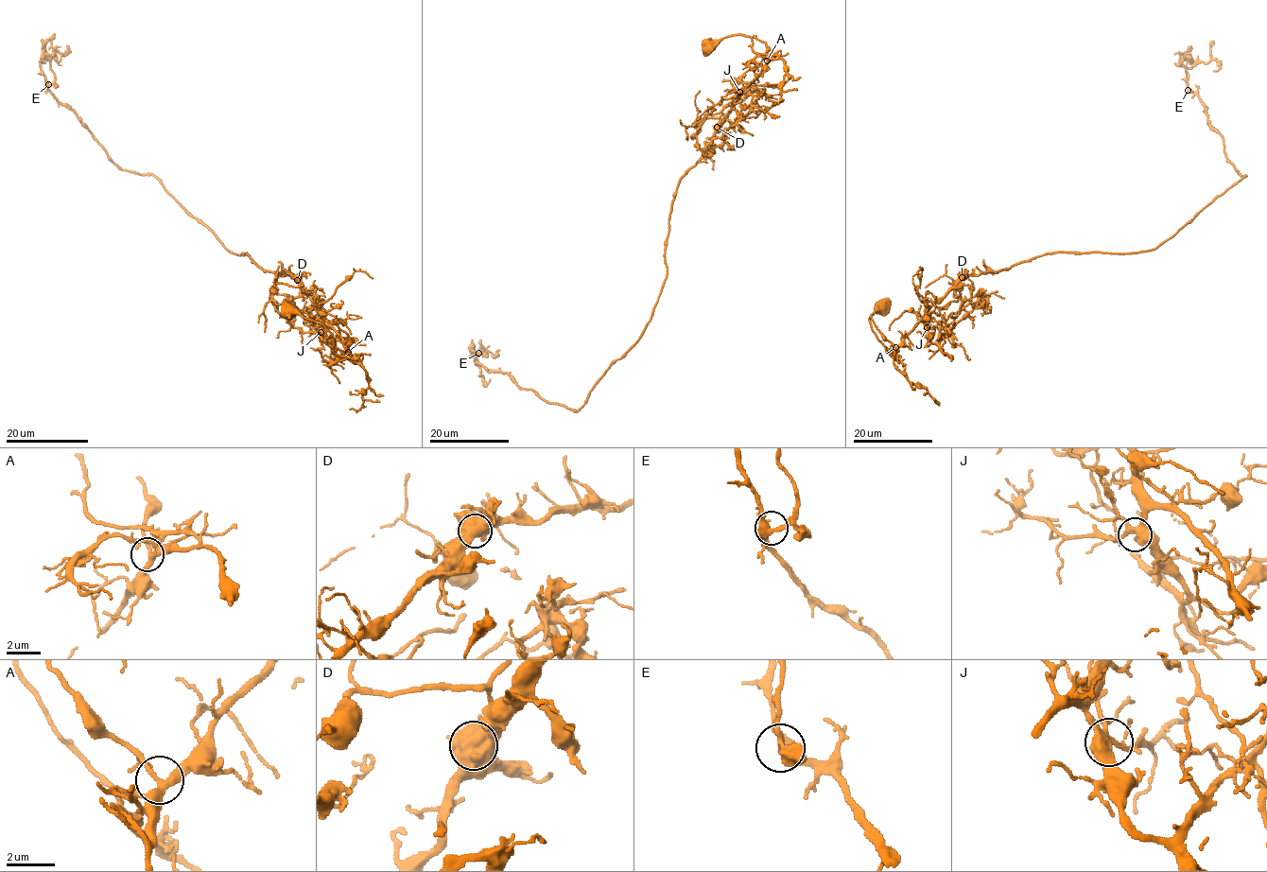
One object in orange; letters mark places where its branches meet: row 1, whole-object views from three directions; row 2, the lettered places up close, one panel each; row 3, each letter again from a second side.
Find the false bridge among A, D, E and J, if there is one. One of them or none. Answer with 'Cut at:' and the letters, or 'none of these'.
Cut at: D

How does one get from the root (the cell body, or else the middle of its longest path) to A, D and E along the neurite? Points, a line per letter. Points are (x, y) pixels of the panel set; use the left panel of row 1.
A: (289, 311), (320, 322), (332, 335), (336, 353), (349, 357), (348, 352)
D: (289, 311), (320, 322), (332, 335), (333, 350), (350, 357), (344, 340), (322, 321), (311, 295), (296, 280)
E: (289, 311), (320, 322), (333, 350), (350, 357), (295, 278), (231, 252), (155, 177), (121, 169), (48, 84)

